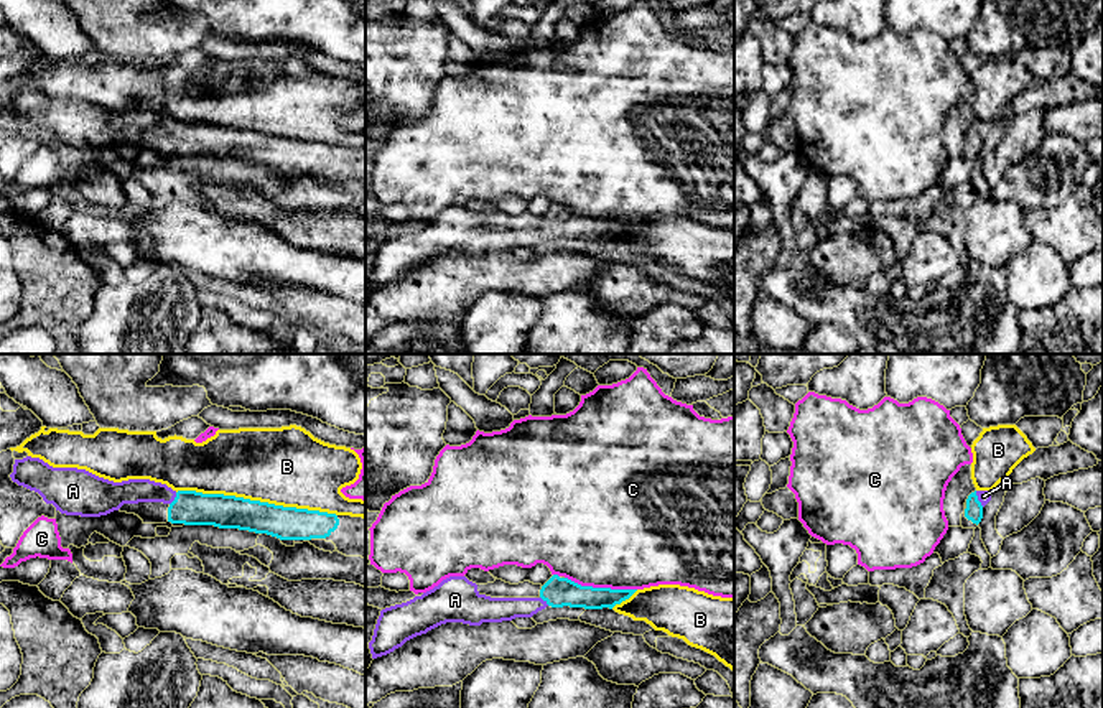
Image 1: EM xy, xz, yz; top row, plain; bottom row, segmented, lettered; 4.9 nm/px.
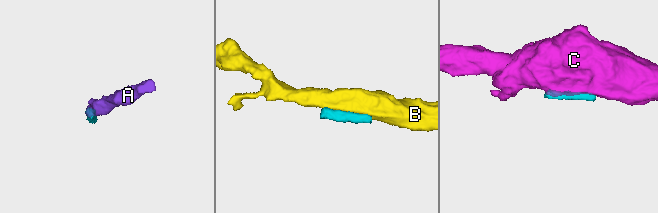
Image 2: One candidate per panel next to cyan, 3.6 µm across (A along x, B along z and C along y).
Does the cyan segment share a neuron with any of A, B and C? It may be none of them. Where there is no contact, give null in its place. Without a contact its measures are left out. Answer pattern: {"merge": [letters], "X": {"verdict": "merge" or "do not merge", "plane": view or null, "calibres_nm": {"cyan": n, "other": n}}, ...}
{"merge": ["A"], "A": {"verdict": "merge", "plane": "yz", "calibres_nm": {"cyan": 90, "other": 60}}, "B": {"verdict": "do not merge", "plane": "xy", "calibres_nm": {"cyan": 160, "other": 380}}, "C": {"verdict": "do not merge", "plane": "xz", "calibres_nm": {"cyan": 150, "other": 500}}}

